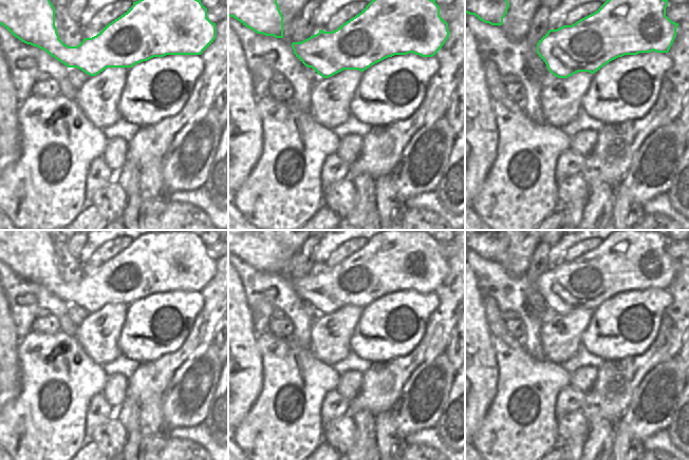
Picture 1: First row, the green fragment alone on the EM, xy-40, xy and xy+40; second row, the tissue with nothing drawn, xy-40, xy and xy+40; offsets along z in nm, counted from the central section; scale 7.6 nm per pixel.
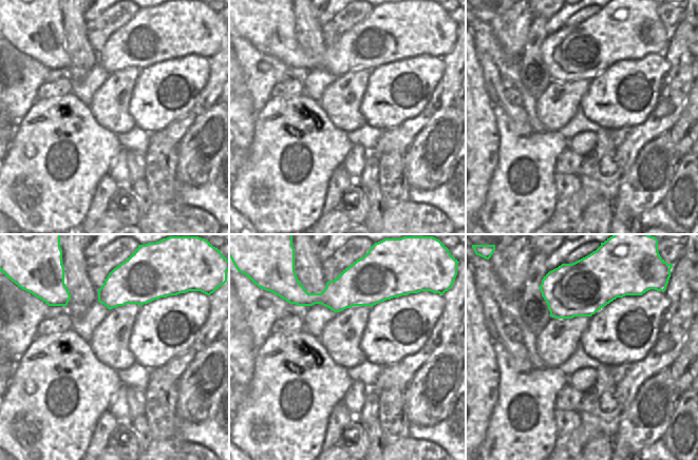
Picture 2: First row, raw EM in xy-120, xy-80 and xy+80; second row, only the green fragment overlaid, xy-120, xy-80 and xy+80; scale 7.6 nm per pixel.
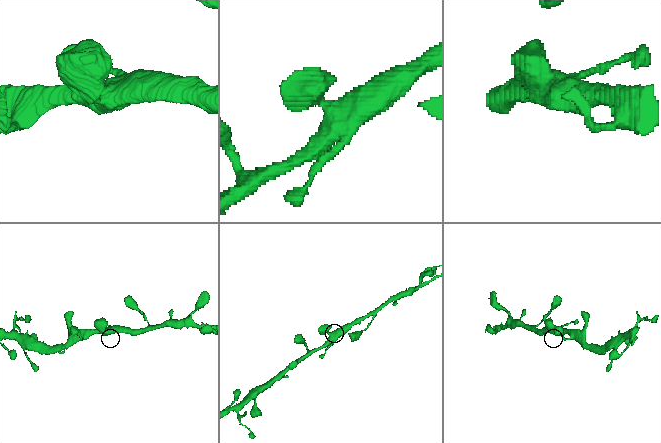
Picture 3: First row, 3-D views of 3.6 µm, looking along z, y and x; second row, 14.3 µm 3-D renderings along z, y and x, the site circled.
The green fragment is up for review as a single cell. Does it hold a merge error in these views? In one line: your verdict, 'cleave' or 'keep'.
keep

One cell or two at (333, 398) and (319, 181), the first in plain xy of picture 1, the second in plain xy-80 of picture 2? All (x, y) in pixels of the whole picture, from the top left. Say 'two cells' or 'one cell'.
two cells

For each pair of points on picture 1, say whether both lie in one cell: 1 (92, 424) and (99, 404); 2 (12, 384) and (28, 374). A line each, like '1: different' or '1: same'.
1: same
2: different

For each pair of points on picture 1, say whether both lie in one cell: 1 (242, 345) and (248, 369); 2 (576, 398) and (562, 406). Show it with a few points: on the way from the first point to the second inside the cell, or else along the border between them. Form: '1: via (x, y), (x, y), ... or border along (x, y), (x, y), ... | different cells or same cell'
1: via (242, 351), (242, 363) | same cell
2: via (573, 400), (565, 403) | same cell

